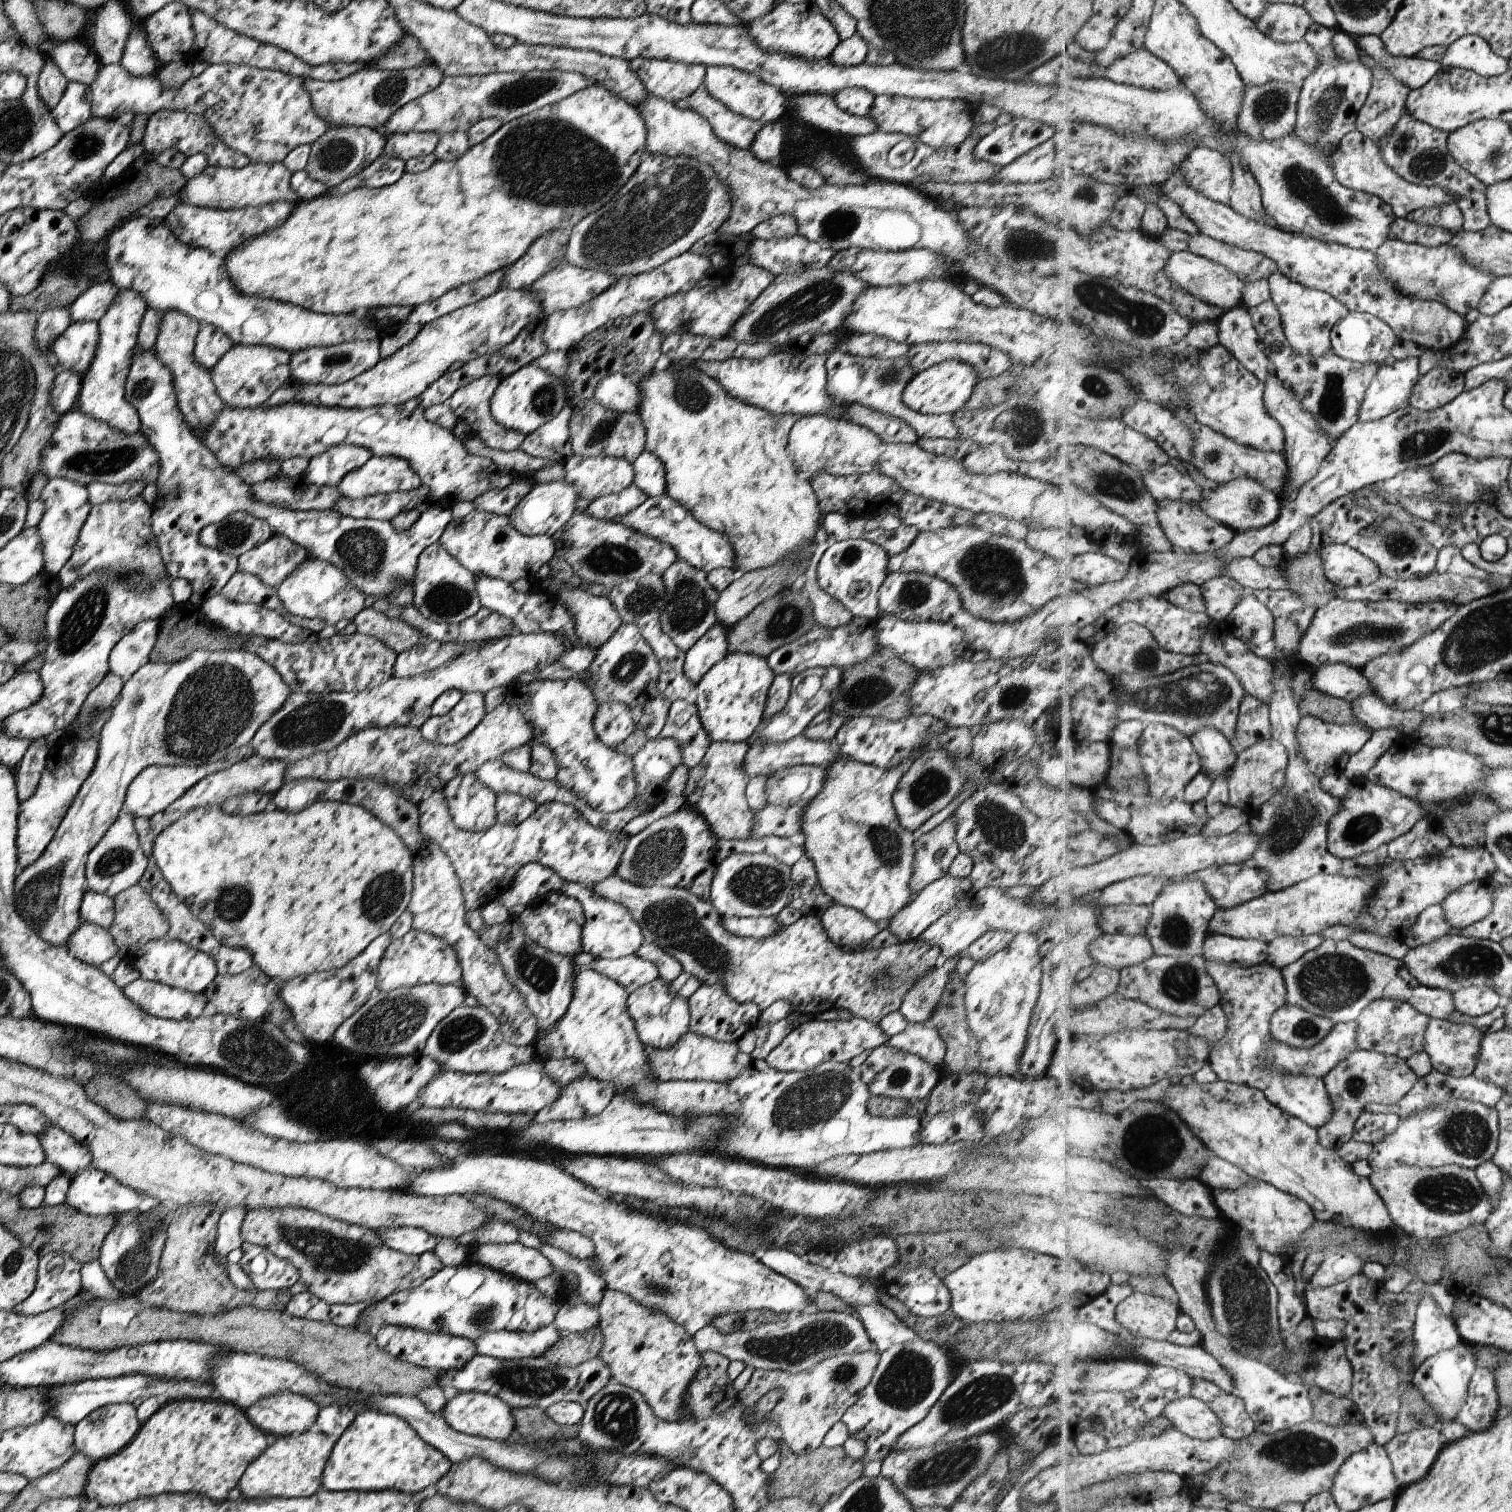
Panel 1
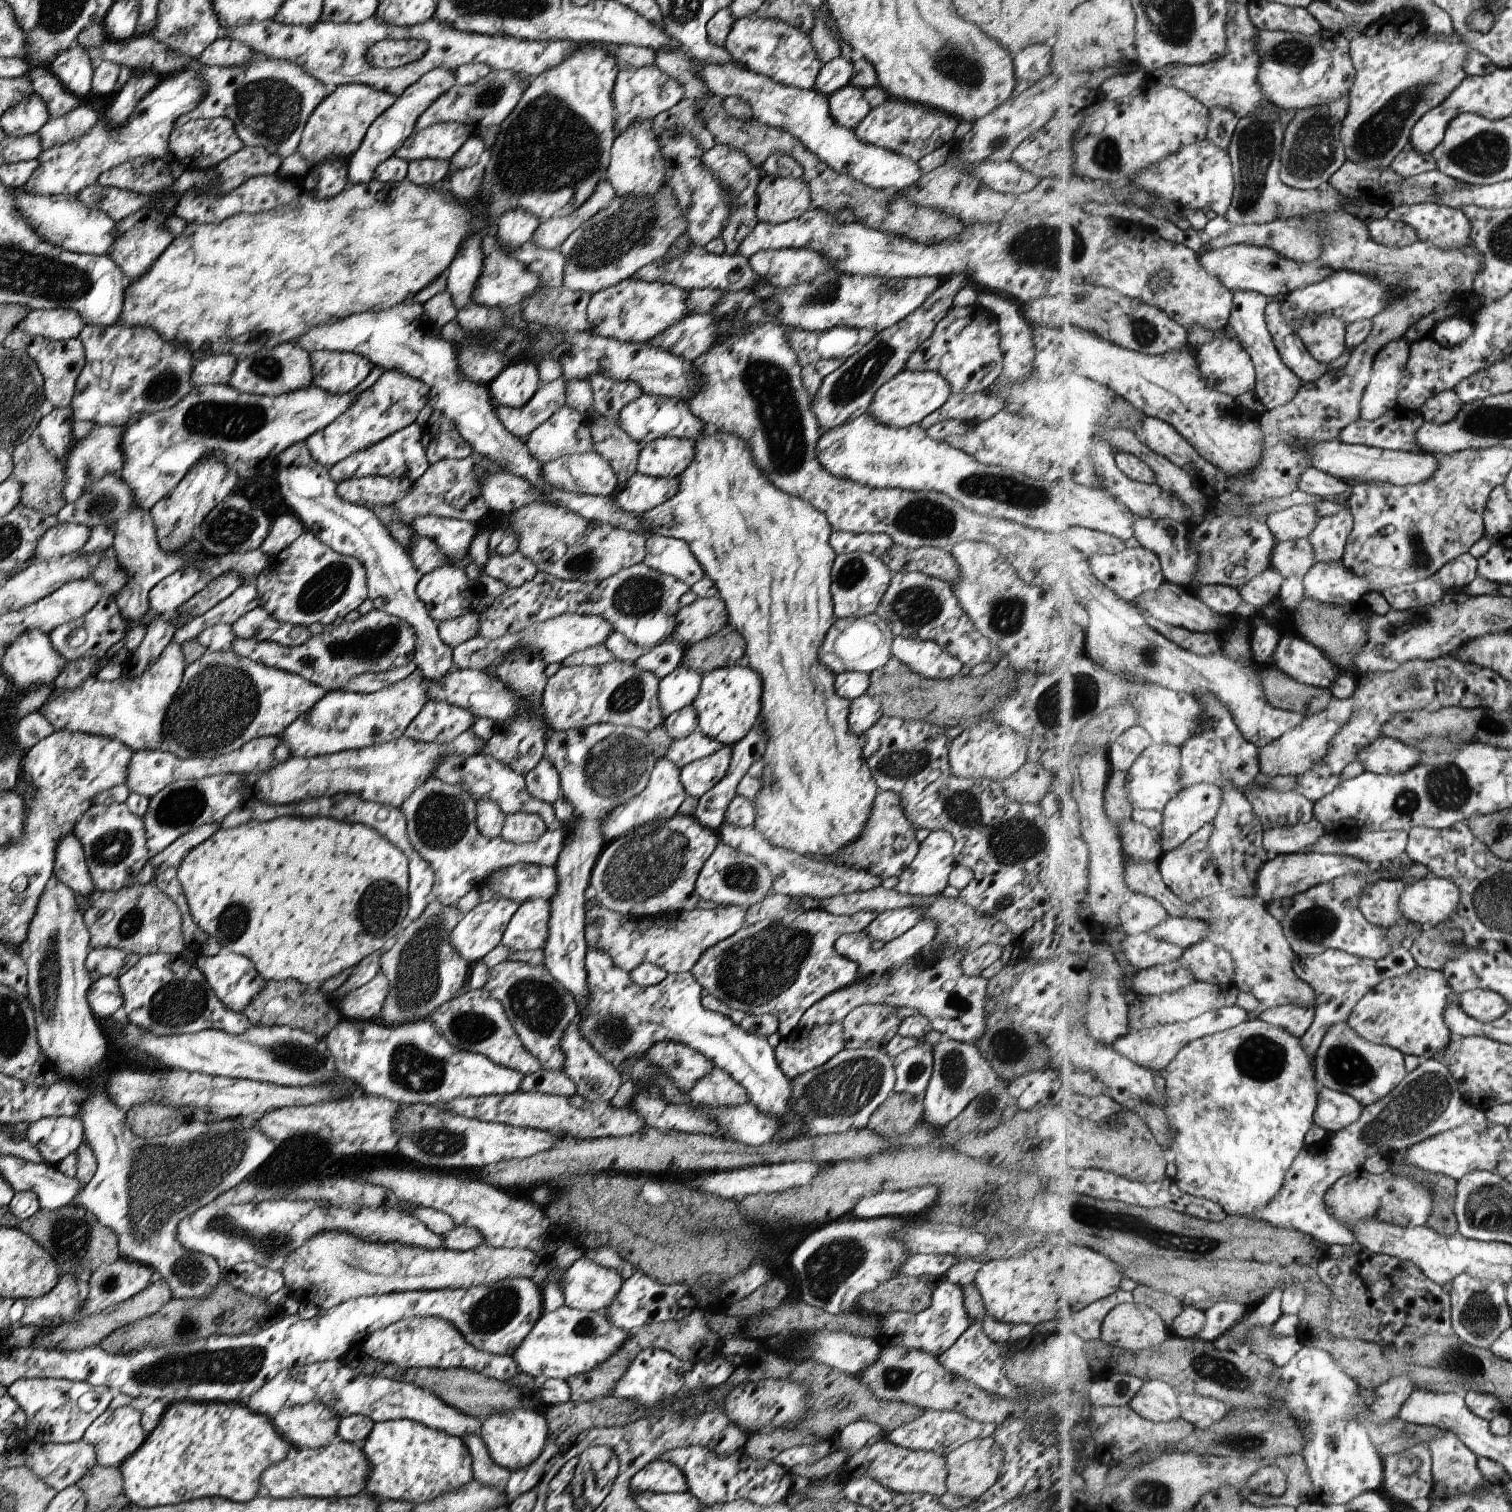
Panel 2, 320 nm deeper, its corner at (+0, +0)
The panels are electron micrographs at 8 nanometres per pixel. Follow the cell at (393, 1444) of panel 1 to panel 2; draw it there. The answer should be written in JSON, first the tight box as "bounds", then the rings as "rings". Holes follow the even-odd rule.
{"bounds":[362,1419,473,1504],"rings":[[[409,1419],[374,1423],[362,1446],[362,1453],[370,1468],[364,1491],[381,1502],[389,1499],[421,1504],[457,1490],[473,1479],[471,1457],[459,1437]]]}

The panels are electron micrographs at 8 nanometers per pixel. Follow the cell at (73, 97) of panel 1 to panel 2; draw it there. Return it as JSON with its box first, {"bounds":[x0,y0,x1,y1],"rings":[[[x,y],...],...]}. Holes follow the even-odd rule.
{"bounds":[47,44,93,97],"rings":[[[73,44],[60,51],[47,68],[72,95],[83,97],[91,92],[93,64],[83,47]]]}

